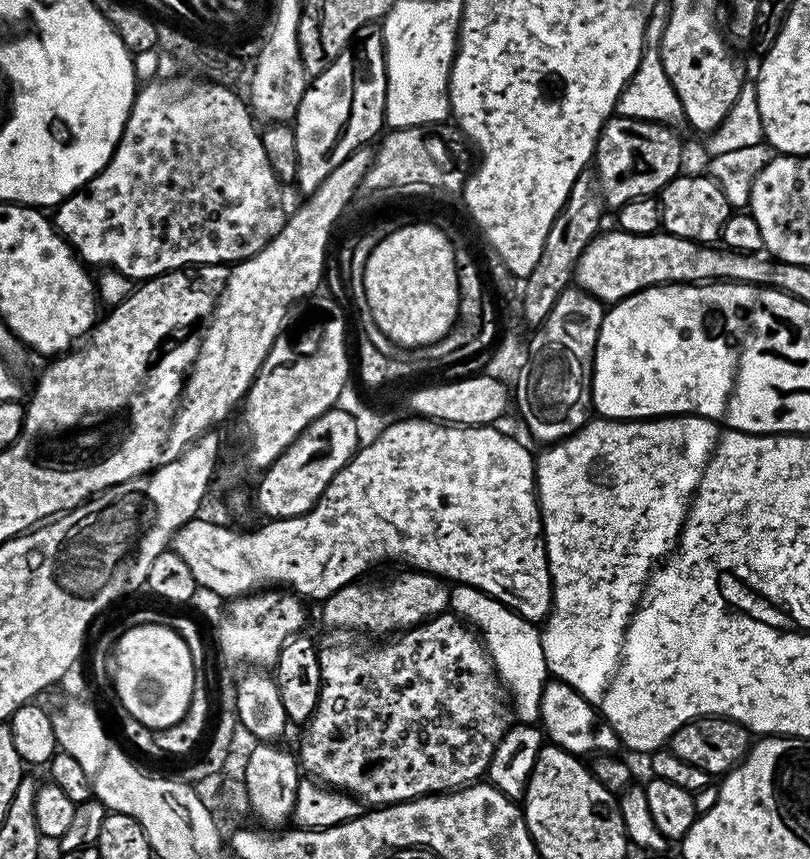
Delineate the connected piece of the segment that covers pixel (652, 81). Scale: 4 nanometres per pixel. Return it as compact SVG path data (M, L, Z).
M660 6L660 8L654 10L651 9L642 29L644 53L640 56L640 61L632 79L624 87L623 94L616 100L614 112L617 117L625 120L659 122L665 126L675 125L675 120L678 120L678 122L684 120L682 102L678 102L678 94L674 94L674 86L668 80L668 75L662 66L662 58L660 57L660 43L664 37L667 22L667 7Z

